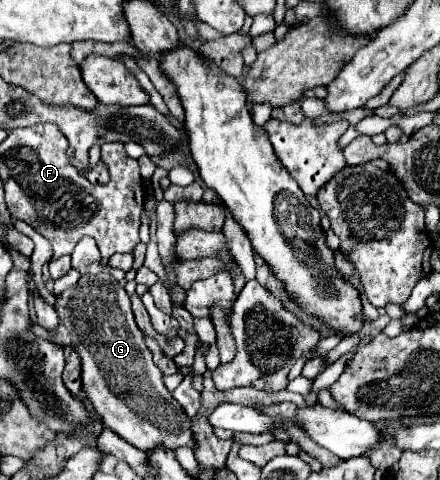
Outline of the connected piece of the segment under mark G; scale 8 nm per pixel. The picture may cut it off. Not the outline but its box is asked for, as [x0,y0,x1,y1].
[51,274,195,452]

